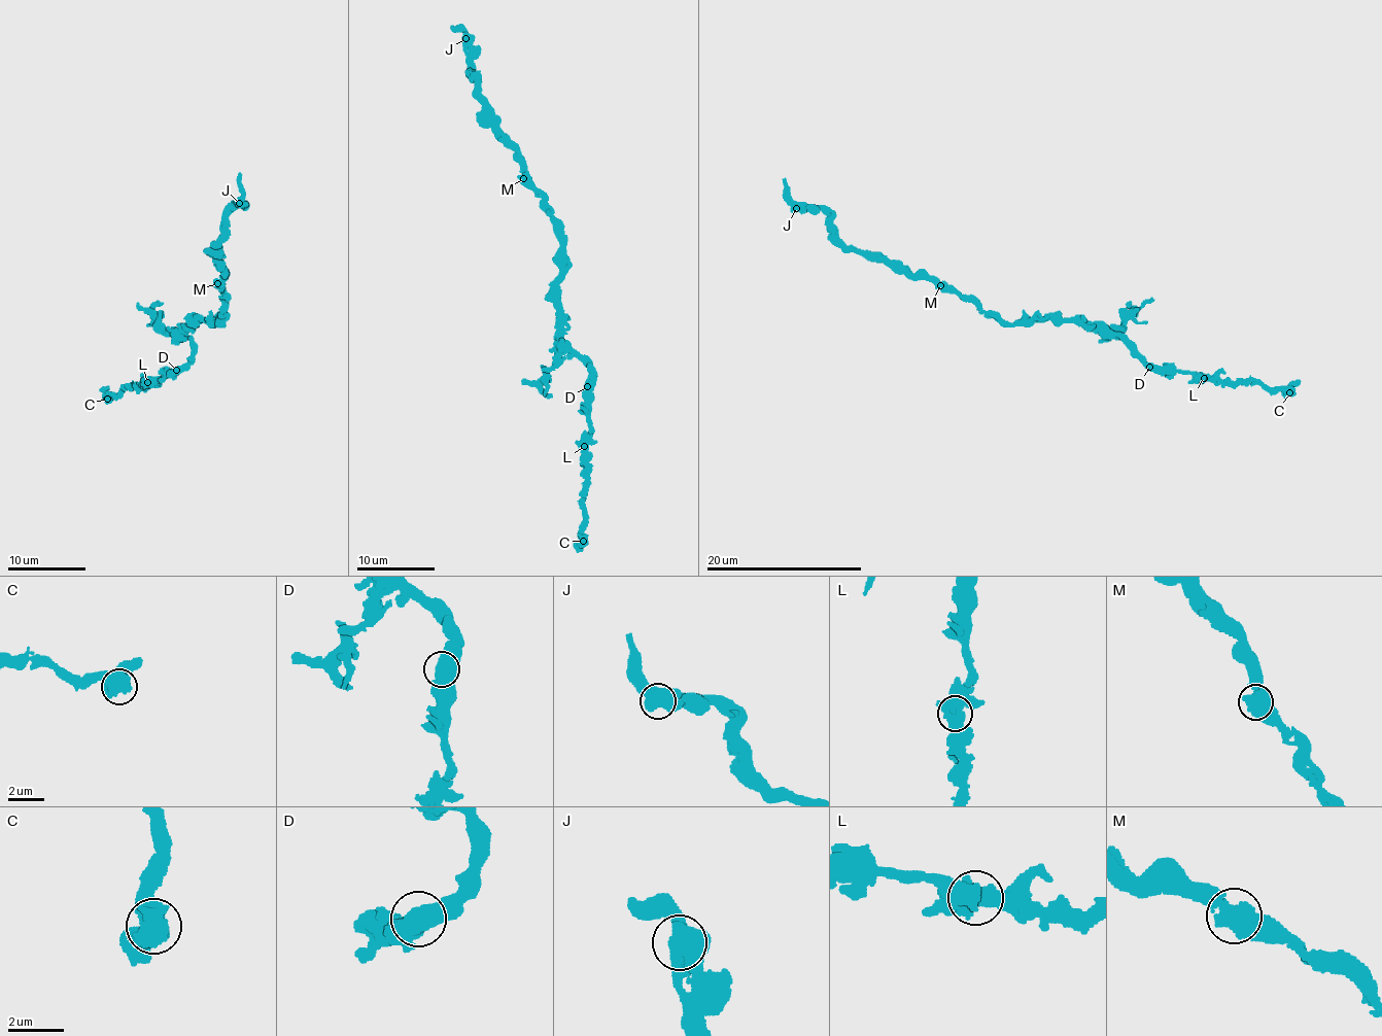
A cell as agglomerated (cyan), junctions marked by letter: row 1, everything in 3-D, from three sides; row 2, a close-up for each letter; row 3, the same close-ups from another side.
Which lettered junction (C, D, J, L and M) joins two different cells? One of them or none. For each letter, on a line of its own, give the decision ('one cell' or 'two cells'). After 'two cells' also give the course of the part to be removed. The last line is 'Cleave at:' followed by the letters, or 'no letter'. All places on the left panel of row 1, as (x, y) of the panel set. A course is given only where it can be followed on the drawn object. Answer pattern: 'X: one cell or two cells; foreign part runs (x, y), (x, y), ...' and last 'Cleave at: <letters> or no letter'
C: one cell
D: one cell
J: one cell
L: one cell
M: one cell
Cleave at: no letter

